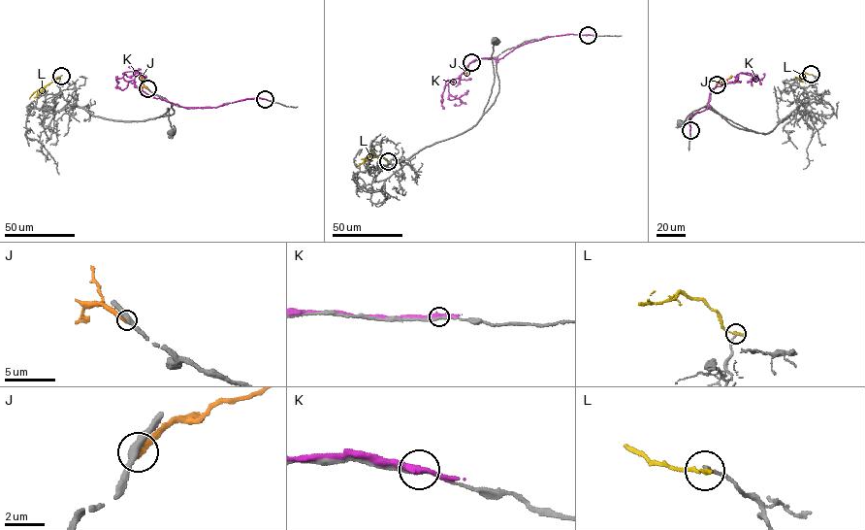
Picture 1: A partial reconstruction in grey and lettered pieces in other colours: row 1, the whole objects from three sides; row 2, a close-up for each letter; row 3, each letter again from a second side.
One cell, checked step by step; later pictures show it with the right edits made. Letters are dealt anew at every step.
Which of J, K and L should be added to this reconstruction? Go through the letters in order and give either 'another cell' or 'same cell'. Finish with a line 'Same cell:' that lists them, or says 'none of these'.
J: another cell
K: another cell
L: another cell
Same cell: none of these

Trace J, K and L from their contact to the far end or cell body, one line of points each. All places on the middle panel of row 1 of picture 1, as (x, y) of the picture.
J: (471, 62), (466, 75)
K: (588, 34), (528, 42), (496, 62), (475, 59), (460, 82), (449, 82), (448, 98), (468, 90)
L: (388, 161), (380, 155), (369, 156), (356, 166)

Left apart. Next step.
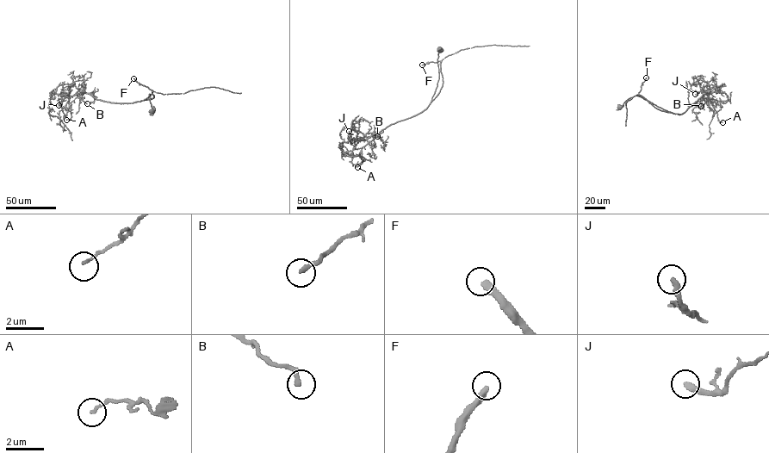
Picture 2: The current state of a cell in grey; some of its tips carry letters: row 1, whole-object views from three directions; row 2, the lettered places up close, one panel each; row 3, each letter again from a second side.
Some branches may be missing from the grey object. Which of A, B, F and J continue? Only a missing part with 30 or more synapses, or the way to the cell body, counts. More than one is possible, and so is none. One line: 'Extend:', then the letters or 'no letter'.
Extend: F

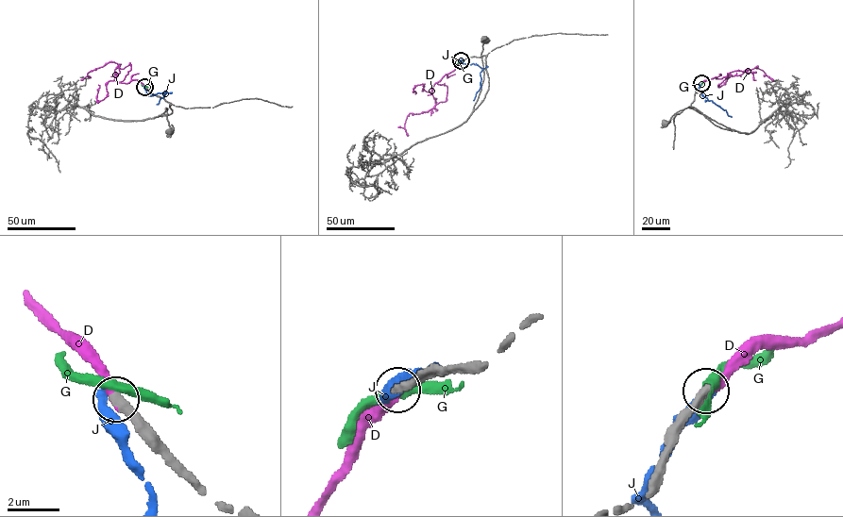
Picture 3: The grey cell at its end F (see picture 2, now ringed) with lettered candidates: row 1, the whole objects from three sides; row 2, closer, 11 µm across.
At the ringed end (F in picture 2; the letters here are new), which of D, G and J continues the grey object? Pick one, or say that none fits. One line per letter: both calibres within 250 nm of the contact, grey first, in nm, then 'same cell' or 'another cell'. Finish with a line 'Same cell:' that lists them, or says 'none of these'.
D: 400/280 nm | same cell
G: 400/380 nm | another cell
J: 400/600 nm | another cell
Same cell: D

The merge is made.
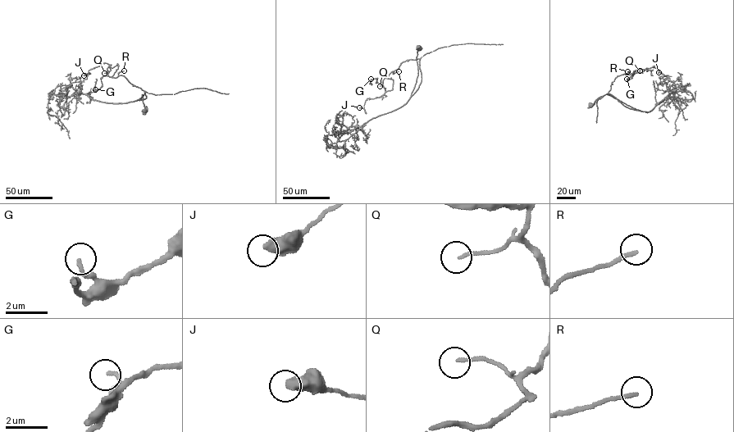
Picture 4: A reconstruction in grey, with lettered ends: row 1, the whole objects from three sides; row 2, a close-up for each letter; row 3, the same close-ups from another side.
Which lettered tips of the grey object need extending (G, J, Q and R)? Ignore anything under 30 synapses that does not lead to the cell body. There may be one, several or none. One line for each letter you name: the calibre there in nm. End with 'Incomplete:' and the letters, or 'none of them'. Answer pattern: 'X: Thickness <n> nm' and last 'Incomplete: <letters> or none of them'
R: Thickness 180 nm
Incomplete: R

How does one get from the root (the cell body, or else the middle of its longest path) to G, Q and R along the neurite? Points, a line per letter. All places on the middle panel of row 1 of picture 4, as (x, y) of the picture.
G: (419, 47), (412, 96), (421, 82), (420, 58), (402, 62), (382, 84), (371, 79)
Q: (419, 47), (417, 56), (418, 75), (412, 96), (421, 82), (420, 58), (402, 62), (380, 86)
R: (419, 47), (417, 56), (418, 75), (412, 96), (421, 82), (420, 58), (407, 60), (393, 73), (398, 71)

